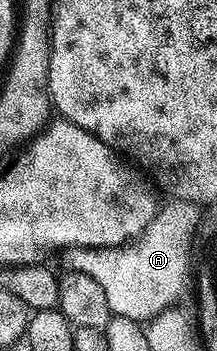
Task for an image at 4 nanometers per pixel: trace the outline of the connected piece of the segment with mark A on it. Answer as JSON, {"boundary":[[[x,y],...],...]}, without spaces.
{"boundary":[[[194,204],[187,205],[173,205],[170,209],[167,209],[166,213],[163,213],[161,217],[159,217],[158,221],[151,226],[151,229],[148,229],[147,236],[144,238],[137,237],[134,241],[128,241],[125,245],[115,245],[111,249],[79,249],[78,251],[72,252],[70,254],[71,261],[76,270],[78,272],[84,273],[85,275],[89,275],[93,279],[97,279],[97,283],[101,283],[101,291],[105,291],[105,299],[109,299],[109,307],[111,308],[112,314],[116,317],[124,317],[125,319],[133,319],[134,321],[140,323],[150,322],[151,319],[149,315],[151,313],[155,313],[156,310],[163,308],[163,306],[167,305],[168,302],[175,301],[176,297],[179,297],[179,294],[182,290],[185,289],[187,284],[189,284],[189,276],[185,273],[185,266],[187,266],[187,257],[184,256],[184,253],[187,249],[187,241],[188,238],[191,237],[192,226],[195,225],[195,211]]]}

